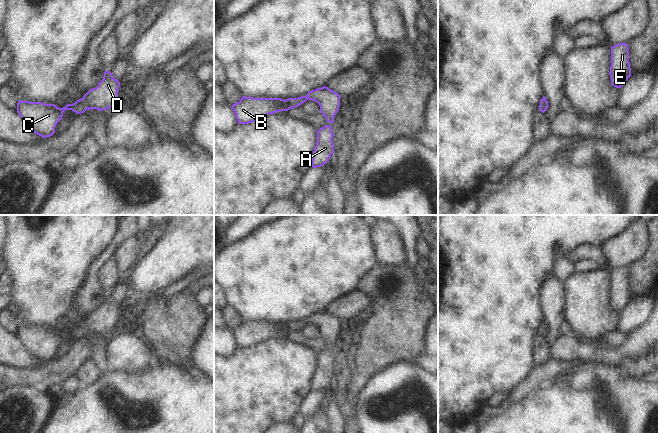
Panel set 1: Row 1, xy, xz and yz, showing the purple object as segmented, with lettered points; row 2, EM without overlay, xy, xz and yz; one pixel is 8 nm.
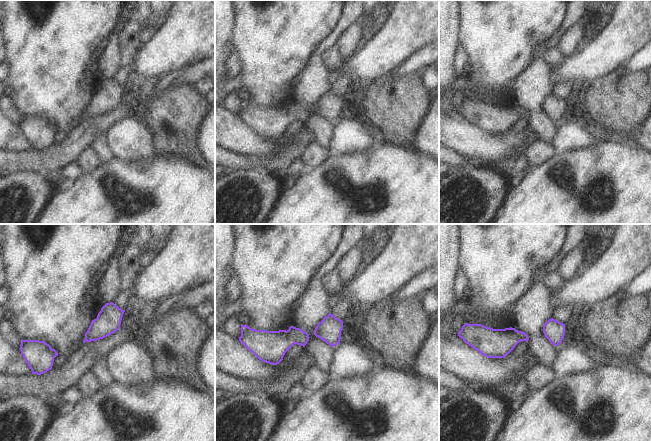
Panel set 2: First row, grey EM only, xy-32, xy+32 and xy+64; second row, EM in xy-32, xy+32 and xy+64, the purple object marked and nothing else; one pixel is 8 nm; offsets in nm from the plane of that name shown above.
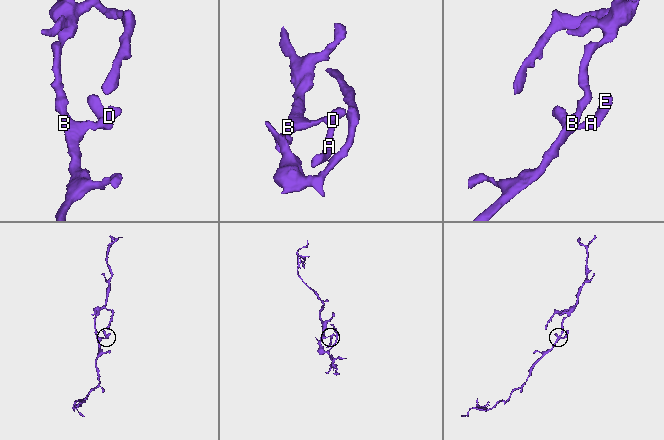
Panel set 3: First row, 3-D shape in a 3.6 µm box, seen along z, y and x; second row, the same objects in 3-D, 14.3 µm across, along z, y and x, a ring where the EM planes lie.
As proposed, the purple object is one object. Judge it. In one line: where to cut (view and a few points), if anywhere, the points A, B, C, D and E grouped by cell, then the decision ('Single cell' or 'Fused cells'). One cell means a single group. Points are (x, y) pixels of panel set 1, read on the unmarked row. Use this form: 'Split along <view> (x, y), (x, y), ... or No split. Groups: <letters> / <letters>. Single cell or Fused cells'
No split. Groups: A B C D E. Single cell.

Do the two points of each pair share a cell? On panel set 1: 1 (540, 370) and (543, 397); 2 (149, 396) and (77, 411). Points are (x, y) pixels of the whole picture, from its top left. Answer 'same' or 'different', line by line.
1: different
2: same

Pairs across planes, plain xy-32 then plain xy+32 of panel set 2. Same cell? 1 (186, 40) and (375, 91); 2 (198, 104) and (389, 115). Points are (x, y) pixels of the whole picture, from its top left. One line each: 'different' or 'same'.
1: different
2: same

